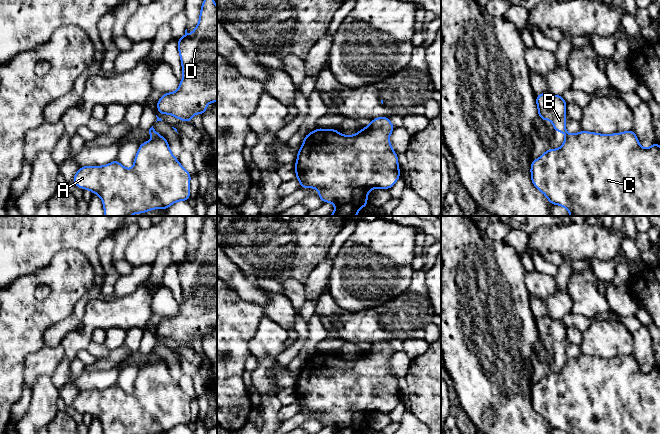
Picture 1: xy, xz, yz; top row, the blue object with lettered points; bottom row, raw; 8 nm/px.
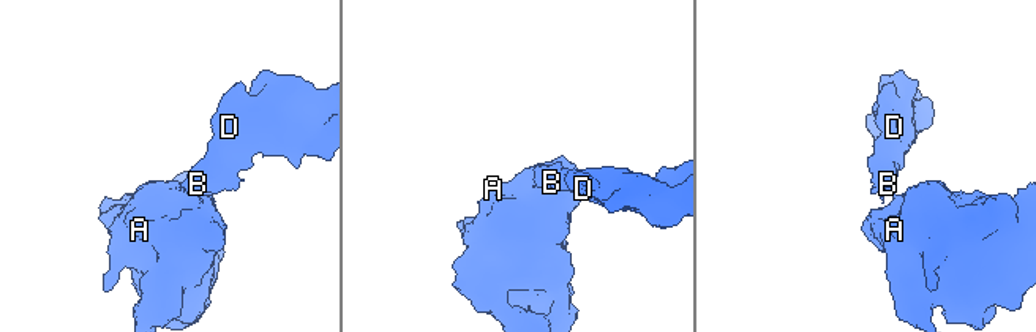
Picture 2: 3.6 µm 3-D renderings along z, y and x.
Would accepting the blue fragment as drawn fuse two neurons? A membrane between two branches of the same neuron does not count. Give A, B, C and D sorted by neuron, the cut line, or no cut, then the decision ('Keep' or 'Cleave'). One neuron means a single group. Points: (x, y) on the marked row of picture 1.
Groups: A C / B D. Split along xy (158, 134), (153, 137). Cleave

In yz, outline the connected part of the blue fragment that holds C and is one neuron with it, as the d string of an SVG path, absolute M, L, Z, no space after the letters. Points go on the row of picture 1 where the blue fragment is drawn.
M633 130L624 131L622 133L608 134L608 135L599 134L595 132L587 132L587 131L580 131L576 134L569 133L566 135L566 139L560 148L547 149L547 151L543 153L538 159L533 160L531 162L530 172L531 172L532 184L547 197L549 203L565 207L569 211L570 216L660 216L660 144L653 143L648 149L642 148Z

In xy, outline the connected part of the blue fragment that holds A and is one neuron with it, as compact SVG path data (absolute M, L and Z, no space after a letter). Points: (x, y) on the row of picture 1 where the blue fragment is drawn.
M156 135L139 145L130 170L116 159L105 166L80 167L72 182L80 189L88 189L101 198L104 216L131 216L152 209L166 210L177 201L189 201L191 176L173 156L166 138Z

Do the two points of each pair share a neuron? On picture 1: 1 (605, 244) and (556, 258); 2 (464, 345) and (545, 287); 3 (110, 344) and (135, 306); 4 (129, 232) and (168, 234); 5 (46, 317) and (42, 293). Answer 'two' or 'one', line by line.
1: two
2: two
3: two
4: two
5: two

